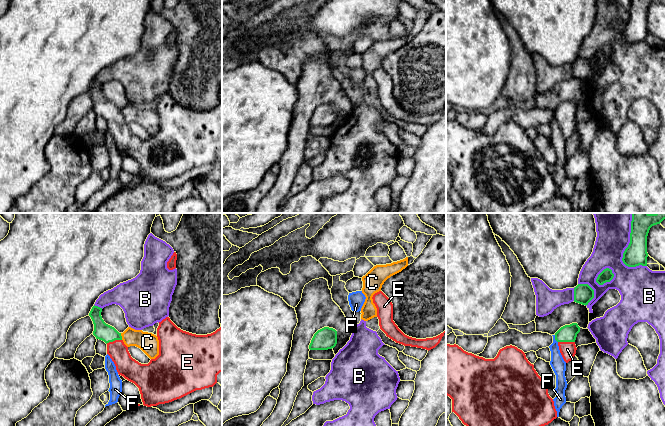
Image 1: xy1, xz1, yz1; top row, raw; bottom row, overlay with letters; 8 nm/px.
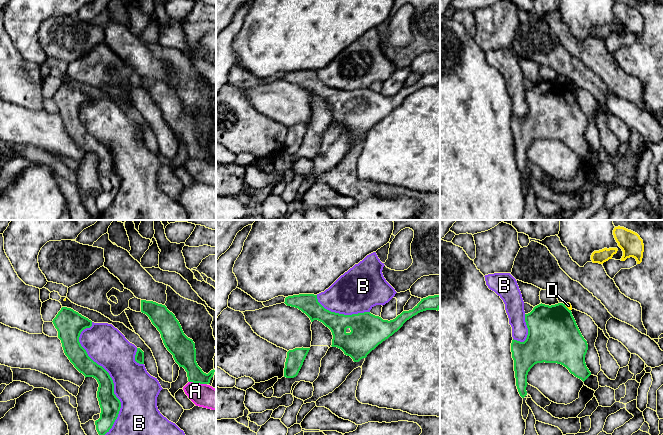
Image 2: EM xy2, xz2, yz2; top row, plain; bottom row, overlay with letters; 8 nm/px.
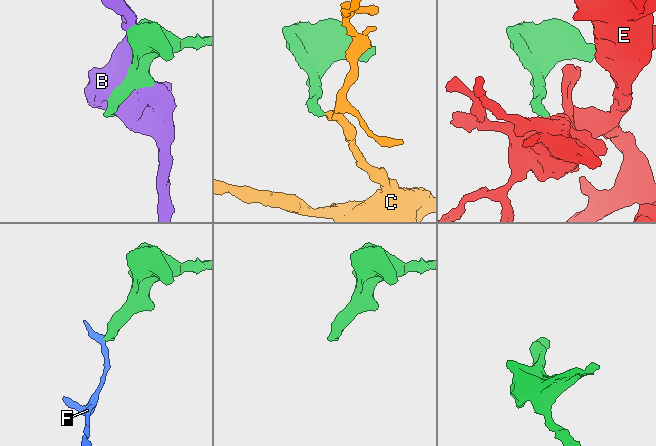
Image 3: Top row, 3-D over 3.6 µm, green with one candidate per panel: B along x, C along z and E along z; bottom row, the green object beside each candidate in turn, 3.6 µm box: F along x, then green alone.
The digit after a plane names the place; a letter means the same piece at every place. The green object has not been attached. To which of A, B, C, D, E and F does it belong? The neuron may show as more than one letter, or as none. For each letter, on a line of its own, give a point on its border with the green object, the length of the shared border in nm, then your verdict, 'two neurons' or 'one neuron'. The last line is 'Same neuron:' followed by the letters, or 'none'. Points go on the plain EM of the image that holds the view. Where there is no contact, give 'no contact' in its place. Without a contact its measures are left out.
A: xy2 (198, 158) | 150 nm | two neurons
B: xy2 (111, 154) | 950 nm | two neurons
C: xy1 (121, 112) | 60 nm | two neurons
D: yz2 (566, 83) | 80 nm | two neurons
E: yz1 (566, 117) | 140 nm | one neuron
F: yz1 (555, 115) | 70 nm | two neurons
Same neuron: E

